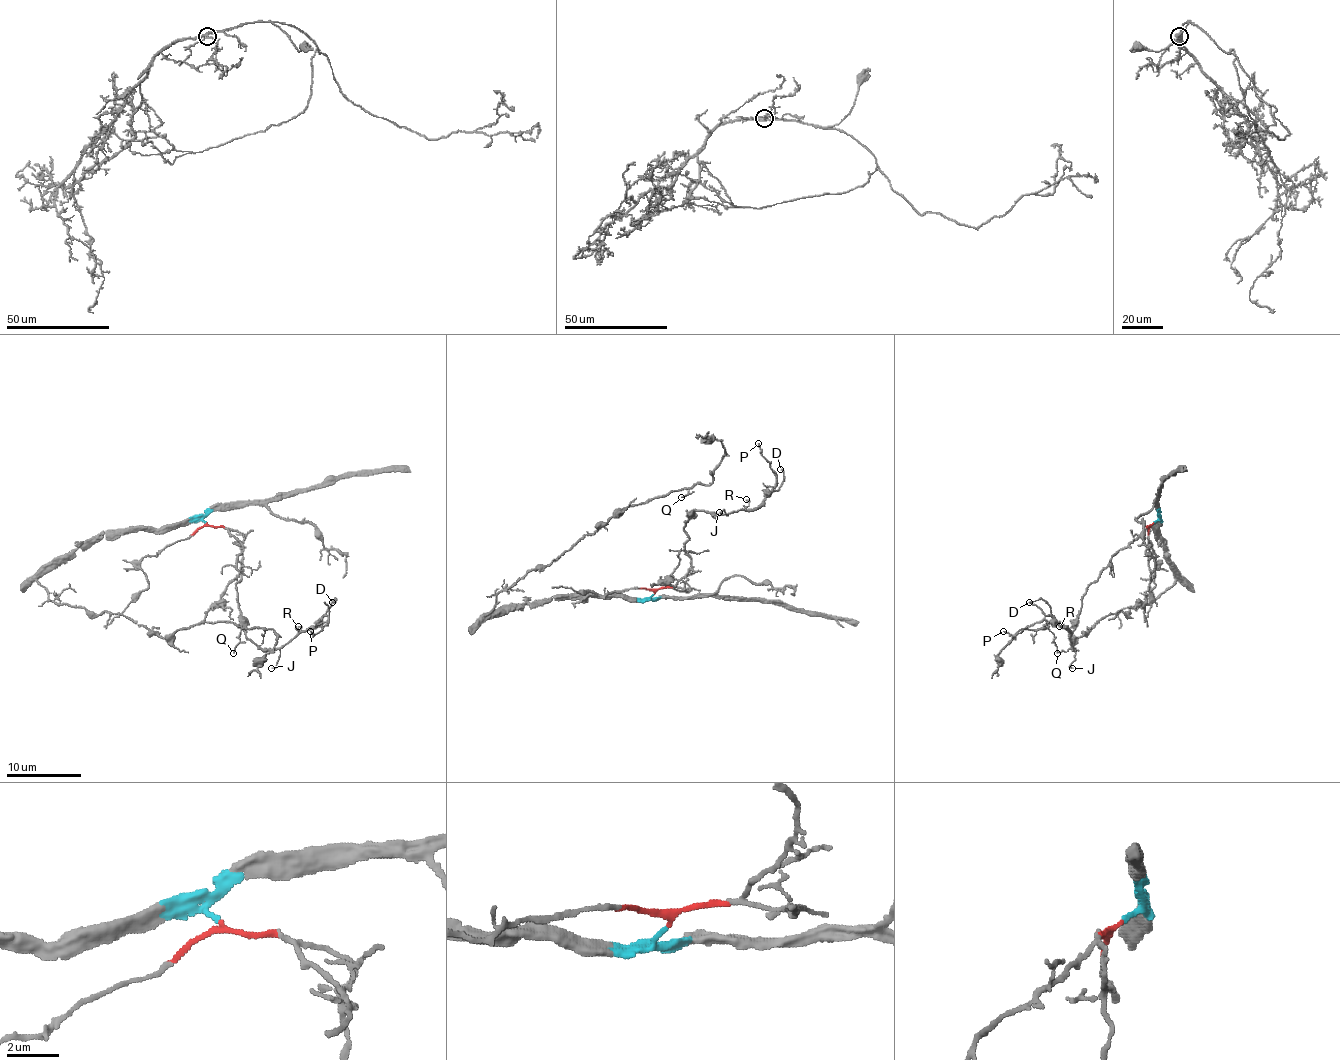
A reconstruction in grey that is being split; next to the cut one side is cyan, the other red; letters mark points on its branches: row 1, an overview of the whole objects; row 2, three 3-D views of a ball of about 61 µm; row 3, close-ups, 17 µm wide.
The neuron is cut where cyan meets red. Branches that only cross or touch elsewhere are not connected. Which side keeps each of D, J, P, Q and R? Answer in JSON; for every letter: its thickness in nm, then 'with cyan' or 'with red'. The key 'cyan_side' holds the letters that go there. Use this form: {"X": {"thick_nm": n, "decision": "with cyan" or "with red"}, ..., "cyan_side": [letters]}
{"D": {"thick_nm": 60, "decision": "with red"}, "J": {"thick_nm": 130, "decision": "with red"}, "P": {"thick_nm": 110, "decision": "with red"}, "Q": {"thick_nm": 120, "decision": "with cyan"}, "R": {"thick_nm": 100, "decision": "with red"}, "cyan_side": ["Q"]}

